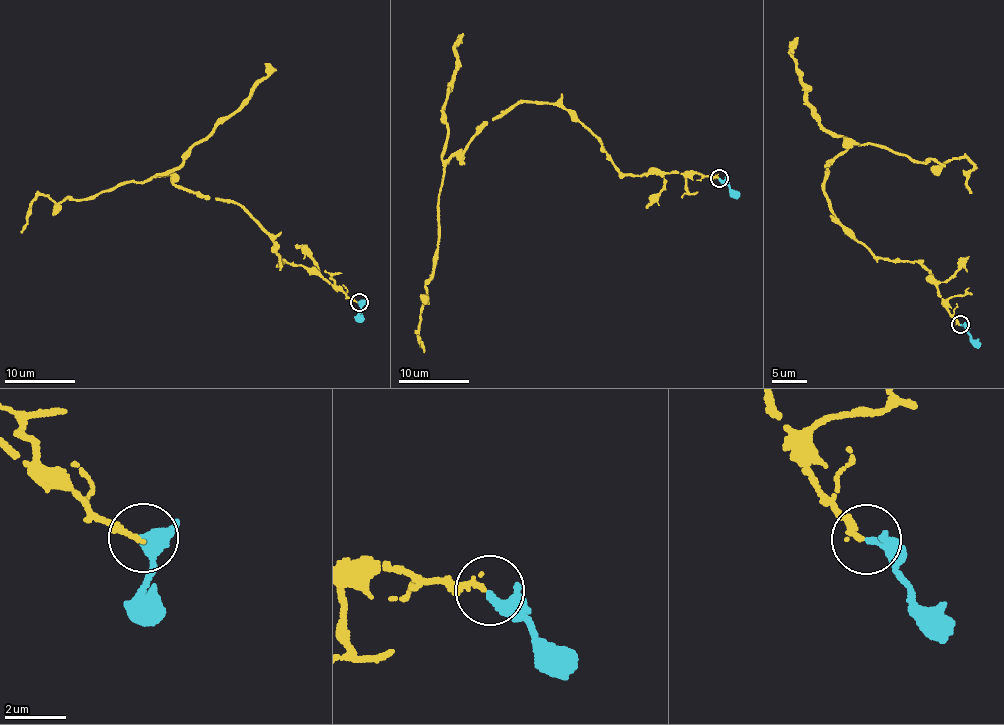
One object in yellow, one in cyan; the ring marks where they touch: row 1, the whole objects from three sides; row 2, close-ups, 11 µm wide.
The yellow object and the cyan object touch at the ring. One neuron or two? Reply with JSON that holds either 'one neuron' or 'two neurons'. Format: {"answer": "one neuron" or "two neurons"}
{"answer": "one neuron"}

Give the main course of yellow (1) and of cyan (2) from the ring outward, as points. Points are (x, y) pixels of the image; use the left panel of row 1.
1: (359, 302), (300, 265), (281, 266), (269, 234), (246, 210), (169, 175), (56, 203), (40, 194), (20, 232)
2: (359, 302), (361, 321)

